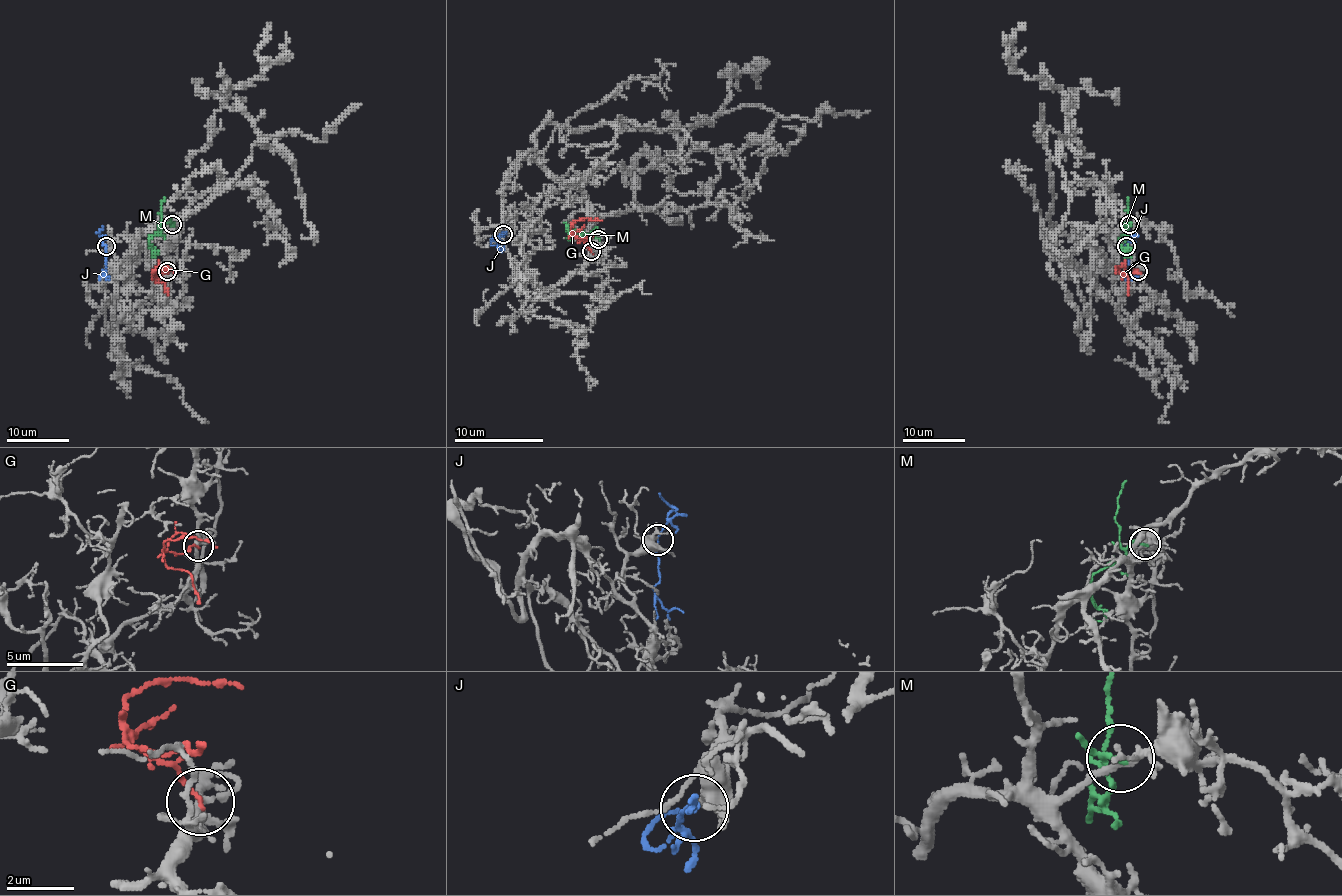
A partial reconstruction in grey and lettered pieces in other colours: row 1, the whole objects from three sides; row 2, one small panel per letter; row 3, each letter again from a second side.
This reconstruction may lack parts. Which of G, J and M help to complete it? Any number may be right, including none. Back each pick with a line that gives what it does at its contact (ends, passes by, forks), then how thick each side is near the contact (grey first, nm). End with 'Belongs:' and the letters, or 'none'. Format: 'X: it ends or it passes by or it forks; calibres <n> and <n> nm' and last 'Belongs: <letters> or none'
J: it passes by; calibres 280 and 110 nm
Belongs: J

